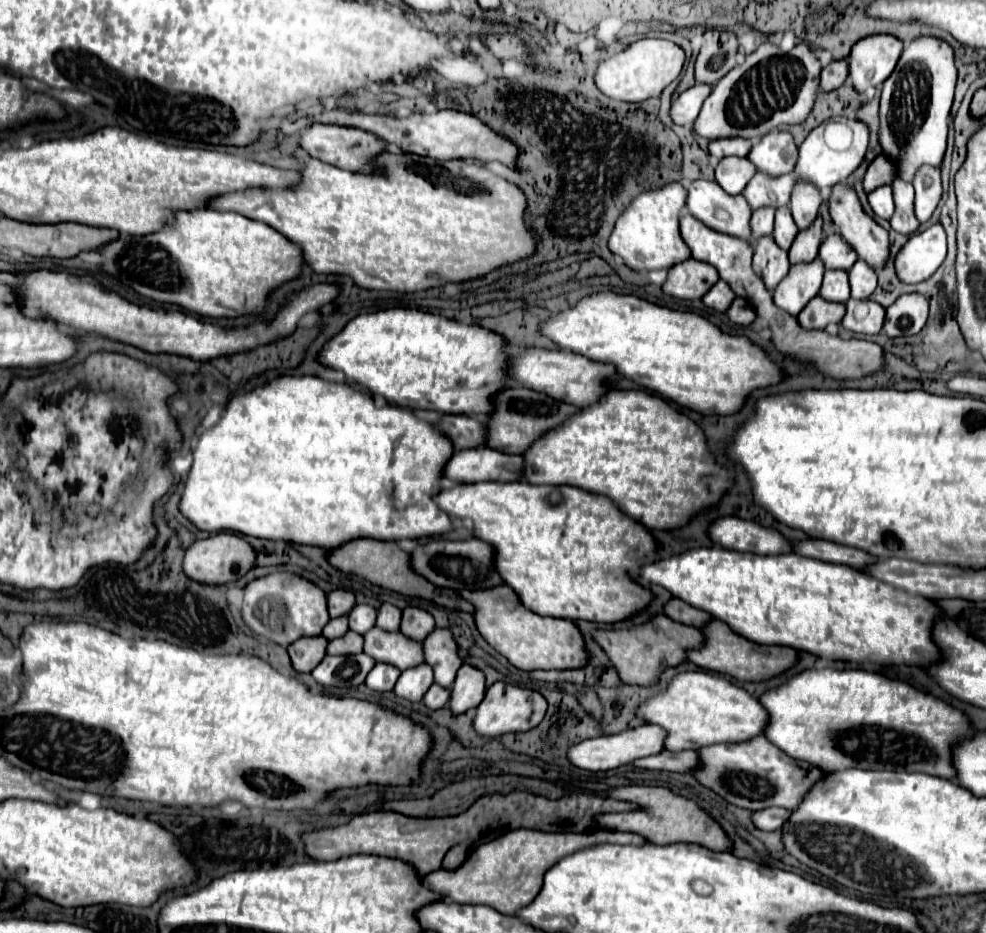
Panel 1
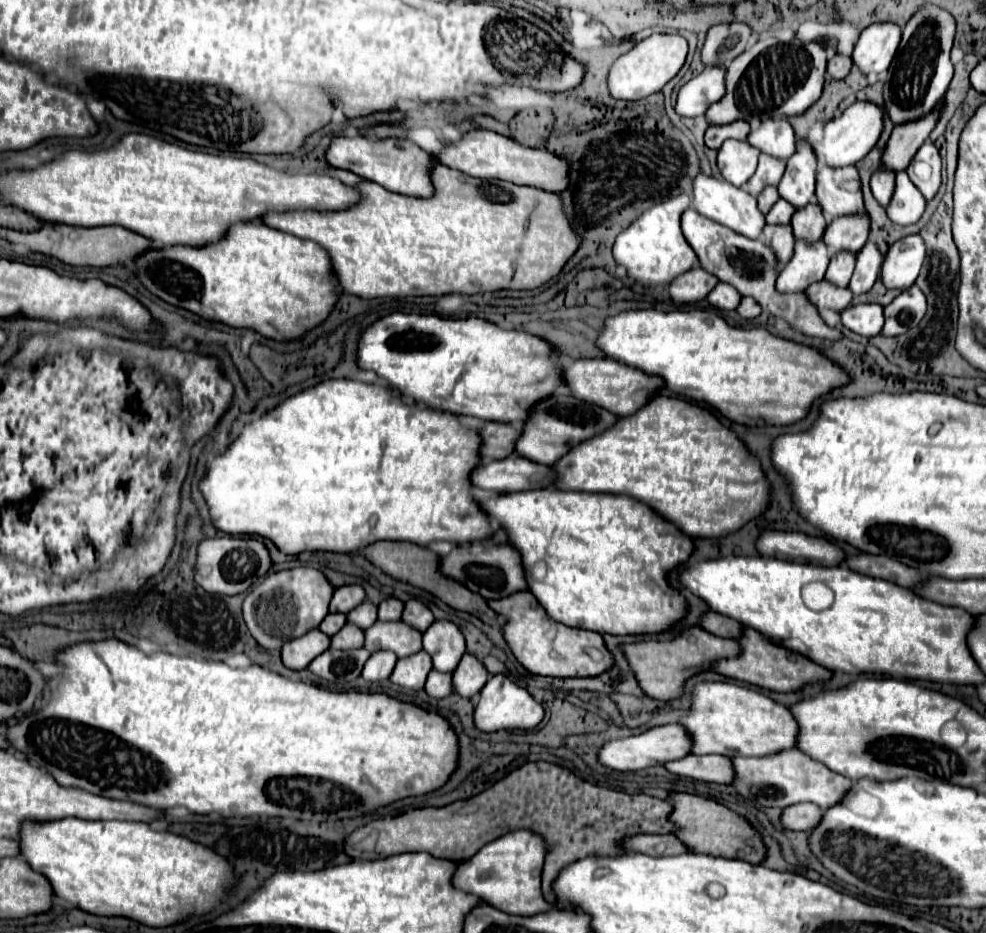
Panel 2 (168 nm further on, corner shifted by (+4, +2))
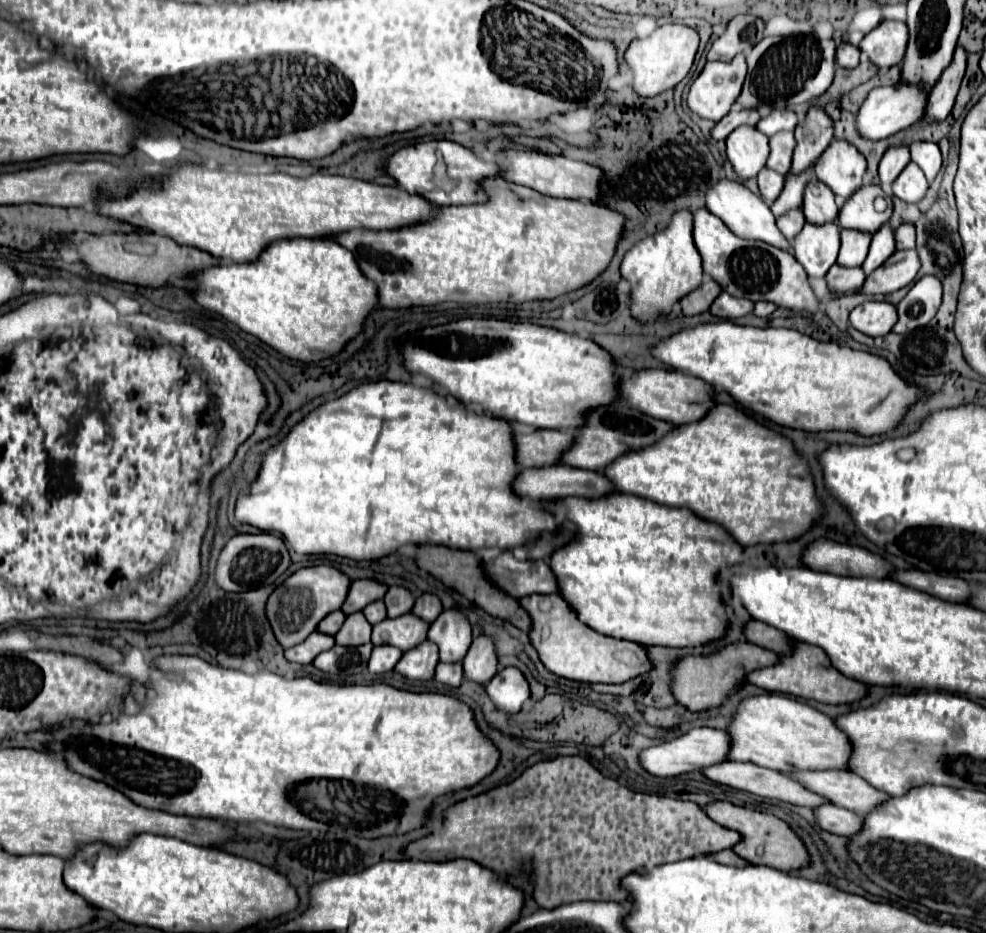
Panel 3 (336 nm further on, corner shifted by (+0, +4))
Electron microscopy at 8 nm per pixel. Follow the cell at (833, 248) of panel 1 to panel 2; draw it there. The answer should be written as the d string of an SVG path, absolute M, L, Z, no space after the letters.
M841 216L839 220L833 220L827 226L823 234L823 242L833 252L857 254L865 246L867 234L869 234L867 216L863 216L863 220L859 220L859 216Z

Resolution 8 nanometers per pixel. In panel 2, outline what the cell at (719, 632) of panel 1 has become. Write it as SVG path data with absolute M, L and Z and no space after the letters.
M743 628L741 638L737 638L739 646L741 646L741 654L735 658L721 658L715 660L711 664L713 672L719 672L727 678L735 678L741 682L749 682L755 684L759 688L765 690L775 690L775 692L789 692L789 690L797 690L801 688L805 682L815 682L815 680L827 680L831 676L829 670L825 670L823 666L811 662L809 658L797 654L797 652L789 652L781 646L775 646L773 642L769 642L767 638L763 638L757 630L753 628Z

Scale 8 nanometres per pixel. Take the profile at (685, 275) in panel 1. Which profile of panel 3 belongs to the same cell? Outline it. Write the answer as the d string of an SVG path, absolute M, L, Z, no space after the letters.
M709 280L705 284L701 284L699 290L693 290L691 294L687 294L683 300L681 300L681 308L683 308L683 314L685 316L697 316L701 312L707 312L711 302L721 294L721 288L717 282Z

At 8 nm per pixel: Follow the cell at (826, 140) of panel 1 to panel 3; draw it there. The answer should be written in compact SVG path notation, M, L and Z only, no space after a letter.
M893 84L893 86L873 88L869 92L867 100L863 102L861 110L857 112L857 130L861 132L861 136L865 136L869 140L881 140L903 128L909 128L911 124L919 122L925 116L927 98L929 98L929 94L919 84L913 84L913 86Z

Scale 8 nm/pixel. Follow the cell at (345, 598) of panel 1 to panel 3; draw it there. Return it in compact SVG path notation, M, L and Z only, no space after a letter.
M355 580L351 584L351 590L349 590L349 596L347 596L347 602L343 604L343 612L345 614L353 614L353 612L359 612L363 610L367 604L375 602L375 600L381 600L387 592L387 586L377 582L377 580Z

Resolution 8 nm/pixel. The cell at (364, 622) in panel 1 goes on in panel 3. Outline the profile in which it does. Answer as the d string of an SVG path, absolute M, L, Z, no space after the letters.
M377 600L377 602L371 602L369 606L365 606L363 614L365 614L365 618L369 620L369 624L377 624L377 622L385 620L387 614L385 614L385 604L383 604L383 600Z

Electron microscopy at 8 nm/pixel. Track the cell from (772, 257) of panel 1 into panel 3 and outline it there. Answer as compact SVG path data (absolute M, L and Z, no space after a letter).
M793 208L793 210L789 210L787 214L783 214L783 216L777 218L777 226L779 226L779 230L783 232L783 236L785 236L791 244L793 244L795 234L799 234L799 230L803 228L803 224L805 224L803 208Z

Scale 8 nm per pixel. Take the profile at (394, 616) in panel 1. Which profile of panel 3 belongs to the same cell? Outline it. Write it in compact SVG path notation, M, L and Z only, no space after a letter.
M391 586L385 594L385 606L387 606L387 616L397 618L401 614L411 612L413 608L413 596L407 588L403 586Z

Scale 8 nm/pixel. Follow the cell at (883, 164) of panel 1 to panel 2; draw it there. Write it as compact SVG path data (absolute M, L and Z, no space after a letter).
M935 108L935 112L931 112L931 116L927 116L927 120L921 120L919 124L901 124L899 128L893 128L893 134L881 156L881 166L895 174L903 172L911 164L919 146L929 138L937 118L939 108Z

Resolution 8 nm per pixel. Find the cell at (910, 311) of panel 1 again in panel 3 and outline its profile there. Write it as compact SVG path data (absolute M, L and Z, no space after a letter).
M923 276L921 280L917 280L909 294L897 306L899 320L893 326L893 332L905 334L929 324L929 320L937 314L941 306L941 294L943 286L939 278Z

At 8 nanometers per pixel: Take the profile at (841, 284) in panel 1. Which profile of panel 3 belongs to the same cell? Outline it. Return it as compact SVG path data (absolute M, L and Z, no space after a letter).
M841 230L841 250L837 264L841 266L861 266L867 258L871 244L871 234L861 230Z

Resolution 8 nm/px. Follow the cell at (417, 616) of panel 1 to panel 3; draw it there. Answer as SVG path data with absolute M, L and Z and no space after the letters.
M421 594L417 600L415 600L415 606L413 606L413 614L417 614L419 618L427 620L427 622L433 622L439 614L441 614L441 600L435 596L435 594Z

